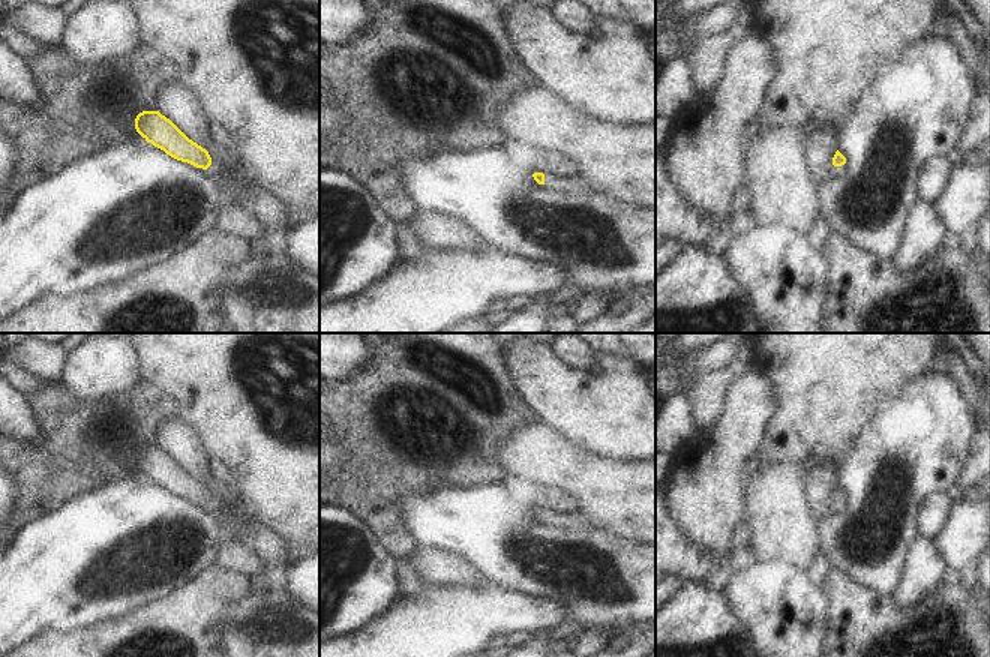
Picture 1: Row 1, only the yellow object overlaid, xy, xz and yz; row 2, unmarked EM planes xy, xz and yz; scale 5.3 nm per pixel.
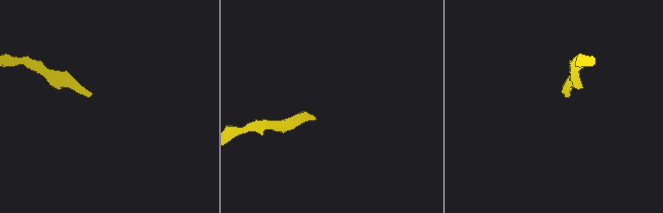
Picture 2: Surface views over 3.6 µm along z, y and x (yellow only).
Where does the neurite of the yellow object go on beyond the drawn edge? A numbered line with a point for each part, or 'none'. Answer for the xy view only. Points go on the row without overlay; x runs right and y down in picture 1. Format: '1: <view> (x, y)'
1: xy (216, 509).

